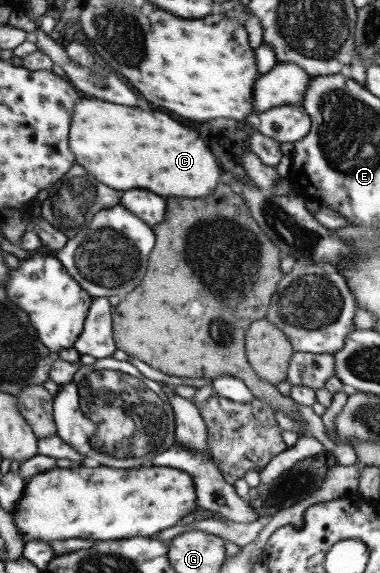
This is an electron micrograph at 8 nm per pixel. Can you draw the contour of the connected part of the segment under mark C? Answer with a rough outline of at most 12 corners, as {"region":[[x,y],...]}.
{"region":[[81,96],[68,149],[99,183],[203,197],[219,169],[163,113]]}

